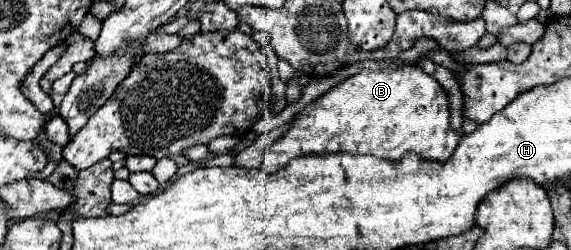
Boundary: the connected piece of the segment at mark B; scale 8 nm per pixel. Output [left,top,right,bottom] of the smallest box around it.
[261,67,461,171]

